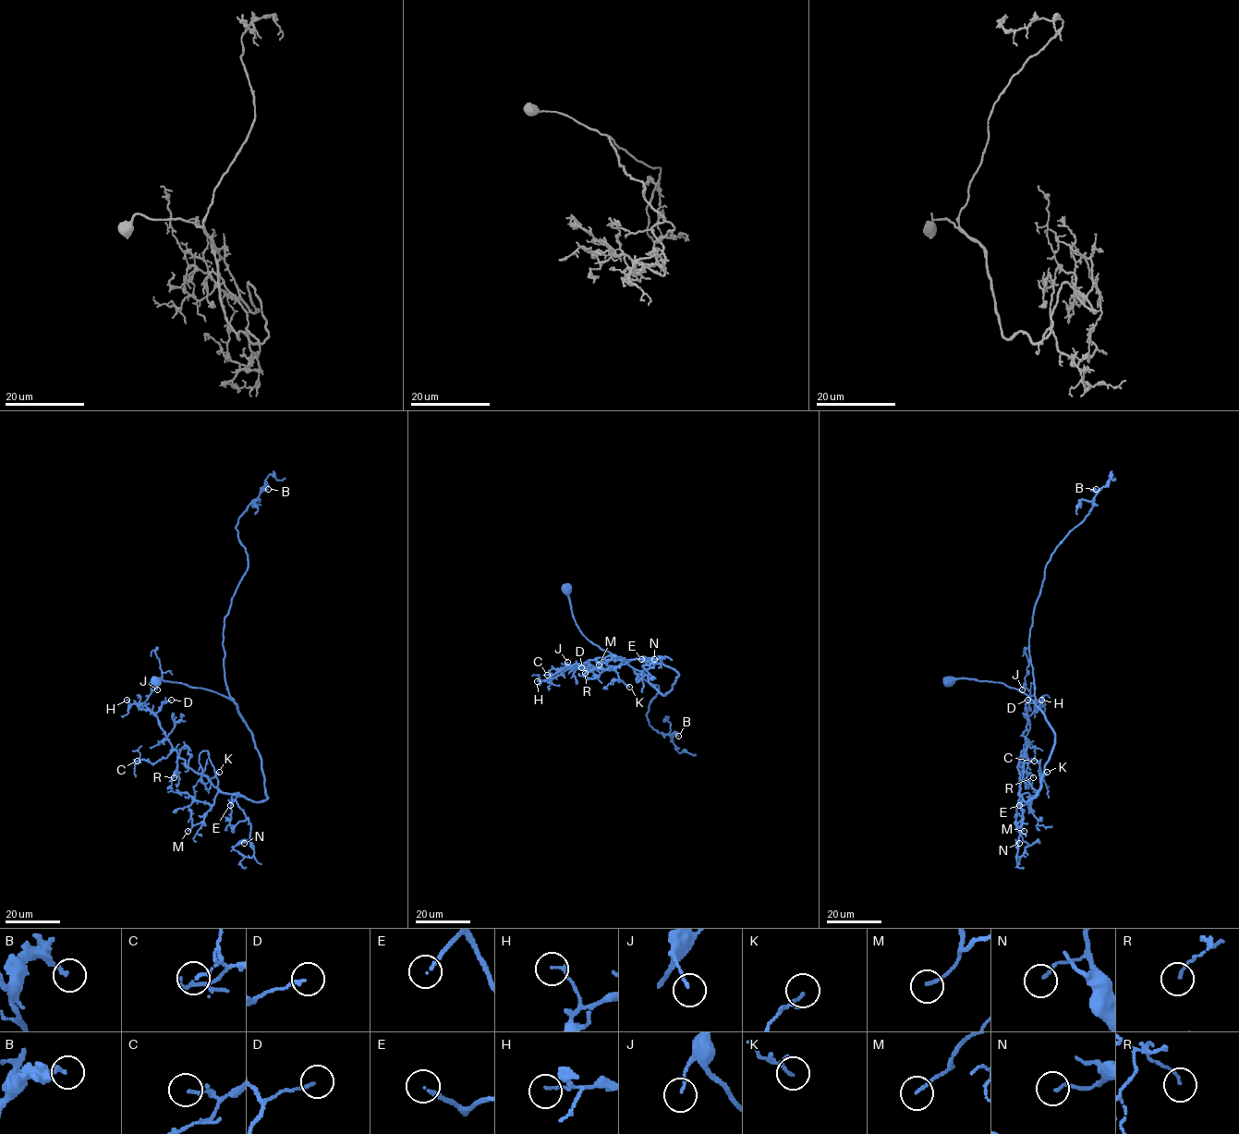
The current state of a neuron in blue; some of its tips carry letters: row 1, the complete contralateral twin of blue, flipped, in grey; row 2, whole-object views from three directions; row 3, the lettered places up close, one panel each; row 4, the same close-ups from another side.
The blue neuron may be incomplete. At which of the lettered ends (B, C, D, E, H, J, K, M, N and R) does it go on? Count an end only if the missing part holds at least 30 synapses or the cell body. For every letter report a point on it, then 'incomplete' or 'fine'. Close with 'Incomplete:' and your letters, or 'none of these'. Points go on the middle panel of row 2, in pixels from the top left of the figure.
B: at (678, 736); fine
C: at (547, 675); fine
D: at (581, 667); fine
E: at (641, 659); incomplete
H: at (537, 681); fine
J: at (567, 662); fine
K: at (629, 687); fine
M: at (599, 664); fine
N: at (654, 659); fine
R: at (585, 673); fine
Incomplete: E

